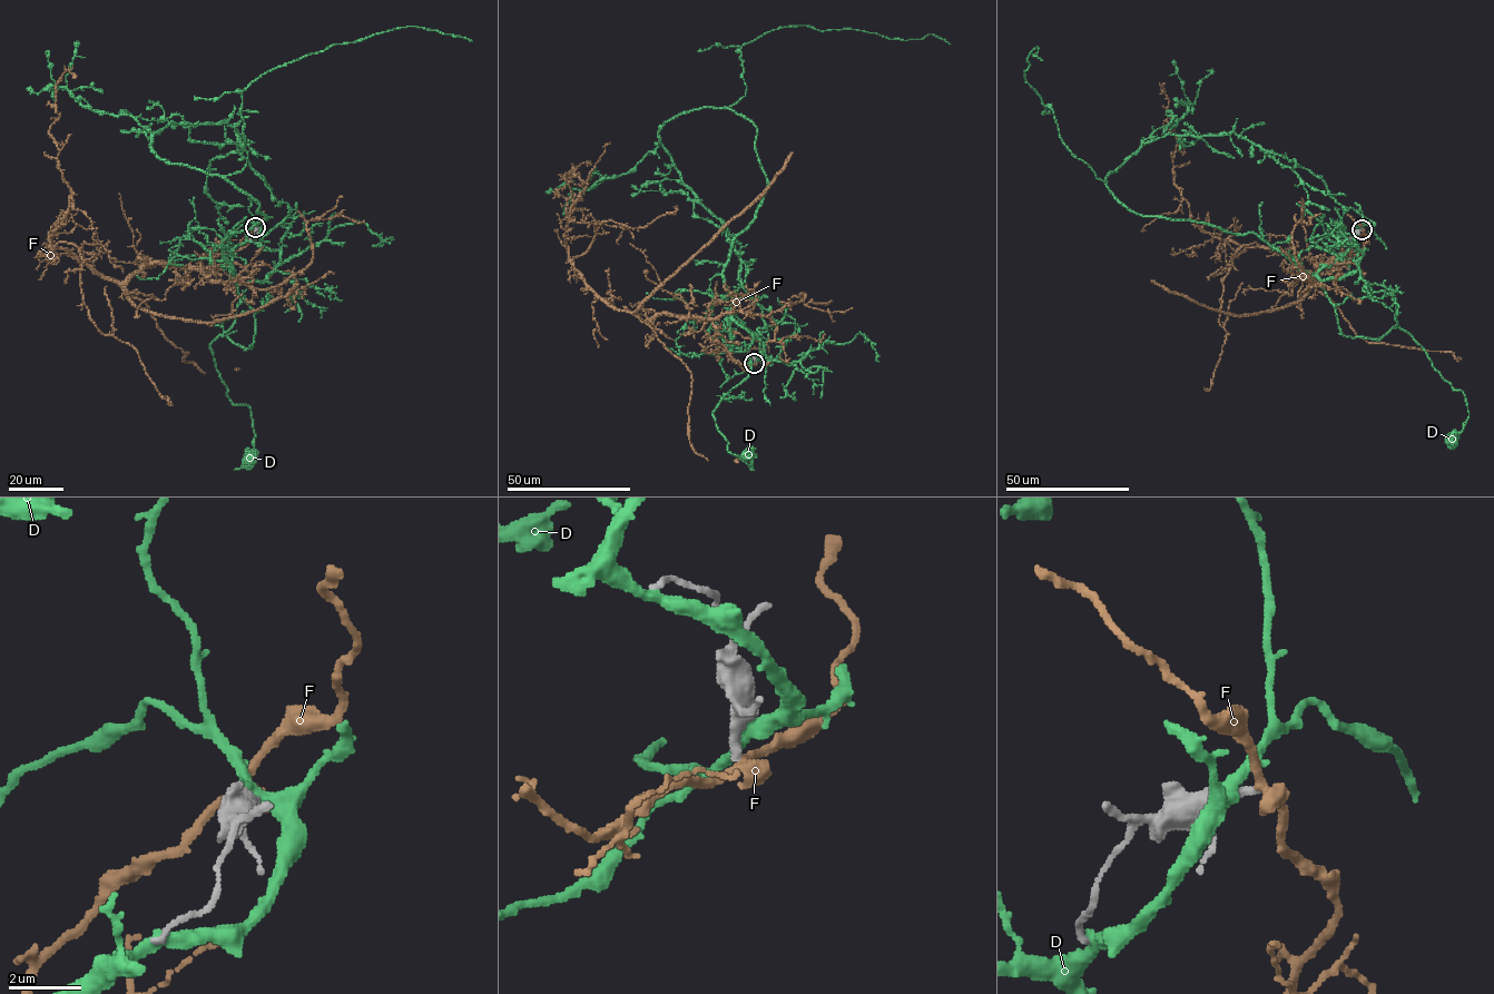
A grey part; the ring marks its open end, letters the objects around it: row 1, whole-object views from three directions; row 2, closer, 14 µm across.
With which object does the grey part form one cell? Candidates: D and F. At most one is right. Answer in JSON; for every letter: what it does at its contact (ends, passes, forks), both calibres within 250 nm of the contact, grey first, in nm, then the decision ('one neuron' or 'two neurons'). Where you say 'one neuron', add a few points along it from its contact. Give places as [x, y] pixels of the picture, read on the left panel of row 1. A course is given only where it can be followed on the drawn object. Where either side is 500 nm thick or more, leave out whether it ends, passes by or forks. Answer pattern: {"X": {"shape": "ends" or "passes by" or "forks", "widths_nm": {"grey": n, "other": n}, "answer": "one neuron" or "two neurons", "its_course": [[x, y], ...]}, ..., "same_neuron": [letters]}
{"D": {"widths_nm": {"grey": 650, "other": 360}, "answer": "two neurons"}, "F": {"shape": "passes by", "widths_nm": {"grey": 280, "other": 360}, "answer": "two neurons"}, "same_neuron": []}

